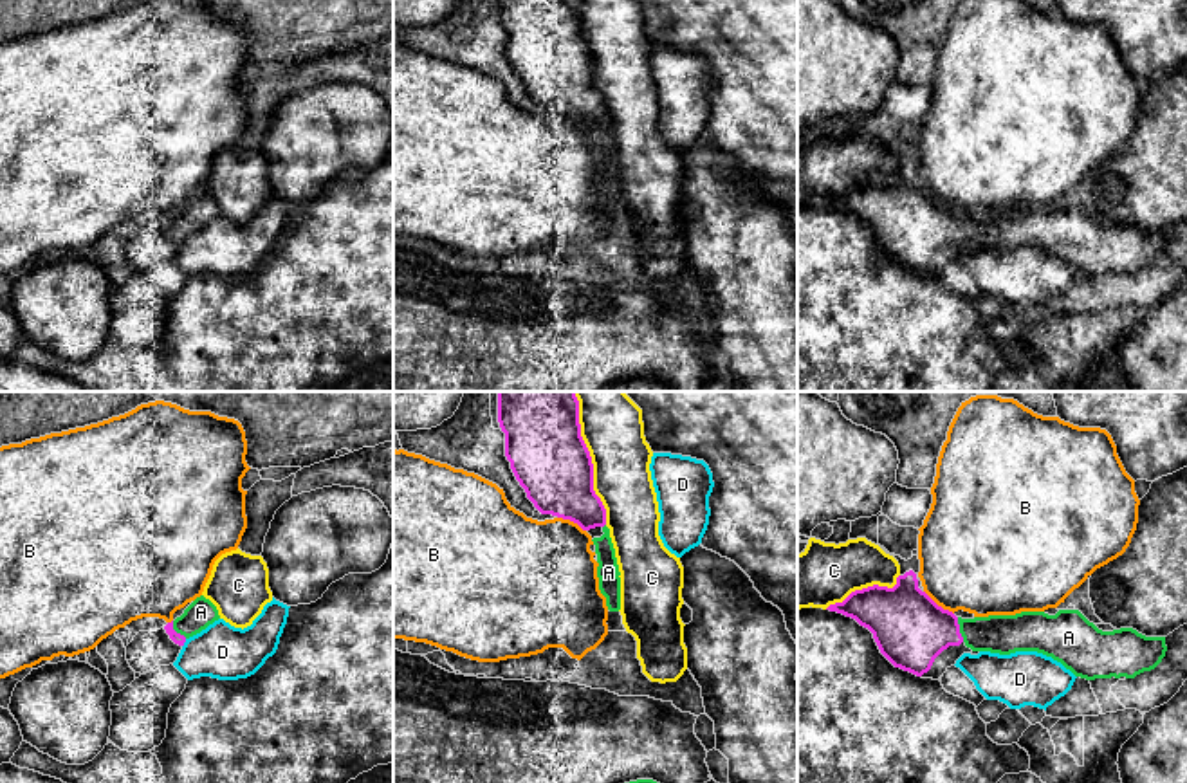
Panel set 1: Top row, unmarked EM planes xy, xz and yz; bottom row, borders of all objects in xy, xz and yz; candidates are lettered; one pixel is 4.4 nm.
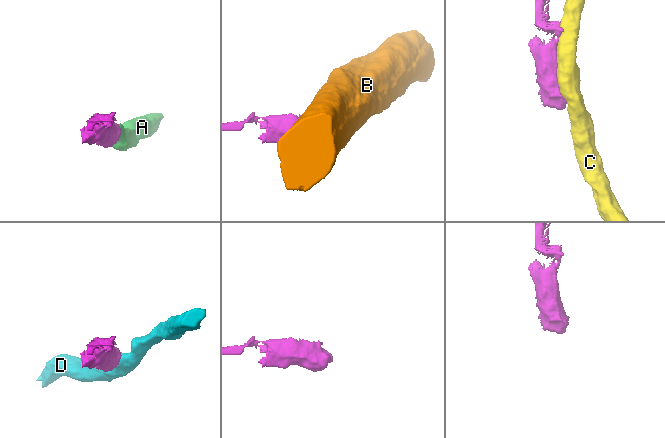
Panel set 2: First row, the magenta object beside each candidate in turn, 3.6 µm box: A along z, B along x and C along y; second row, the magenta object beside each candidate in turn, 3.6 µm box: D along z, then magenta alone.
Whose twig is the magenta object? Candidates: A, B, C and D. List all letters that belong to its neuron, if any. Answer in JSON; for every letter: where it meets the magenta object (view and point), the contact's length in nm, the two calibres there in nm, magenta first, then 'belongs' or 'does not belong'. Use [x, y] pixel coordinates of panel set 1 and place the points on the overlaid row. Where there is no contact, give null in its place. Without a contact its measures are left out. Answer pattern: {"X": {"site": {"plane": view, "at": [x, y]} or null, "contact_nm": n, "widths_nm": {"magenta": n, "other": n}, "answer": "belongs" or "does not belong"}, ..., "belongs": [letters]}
{"A": {"site": {"plane": "yz", "at": [958, 630]}, "contact_nm": 120, "widths_nm": {"magenta": 320, "other": 180}, "answer": "belongs"}, "B": {"site": {"plane": "yz", "at": [937, 605]}, "contact_nm": 170, "widths_nm": {"magenta": 320, "other": 440}, "answer": "does not belong"}, "C": {"site": {"plane": "xz", "at": [590, 459]}, "contact_nm": 600, "widths_nm": {"magenta": 340, "other": 280}, "answer": "does not belong"}, "D": {"site": {"plane": "xy", "at": [184, 641]}, "contact_nm": 40, "widths_nm": {"magenta": 50, "other": 240}, "answer": "does not belong"}, "belongs": ["A"]}

